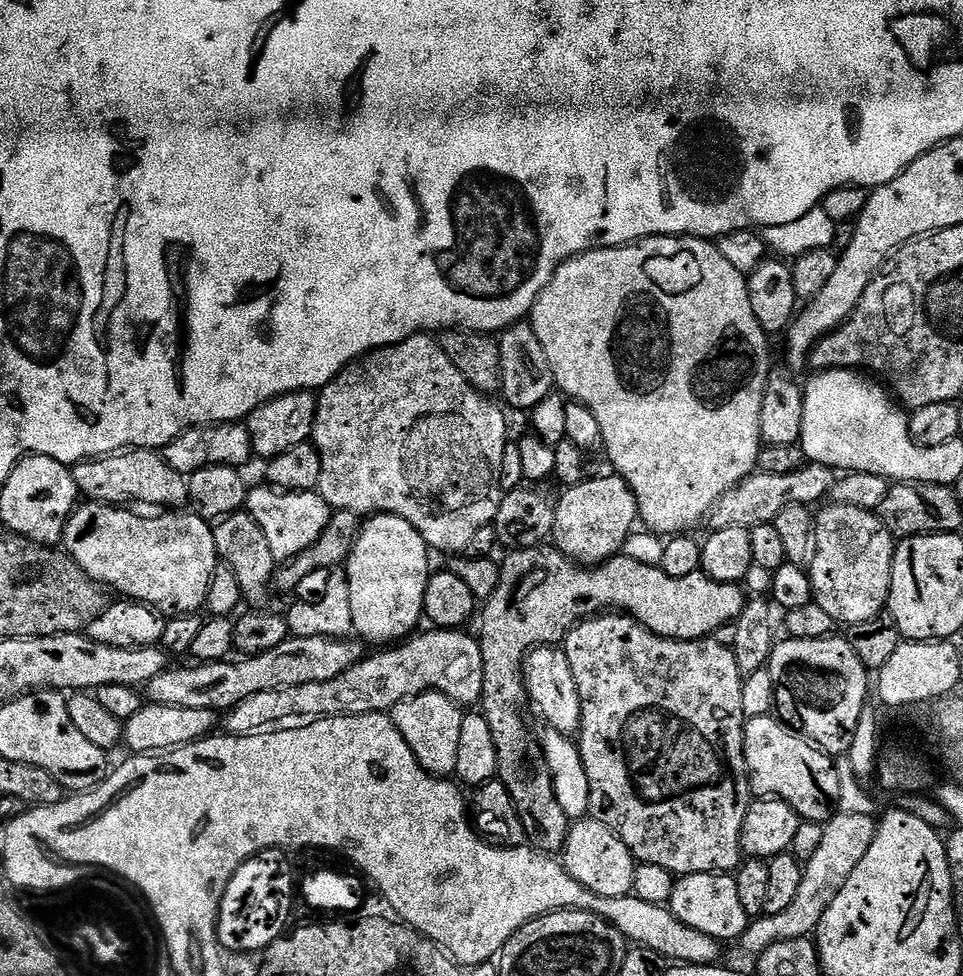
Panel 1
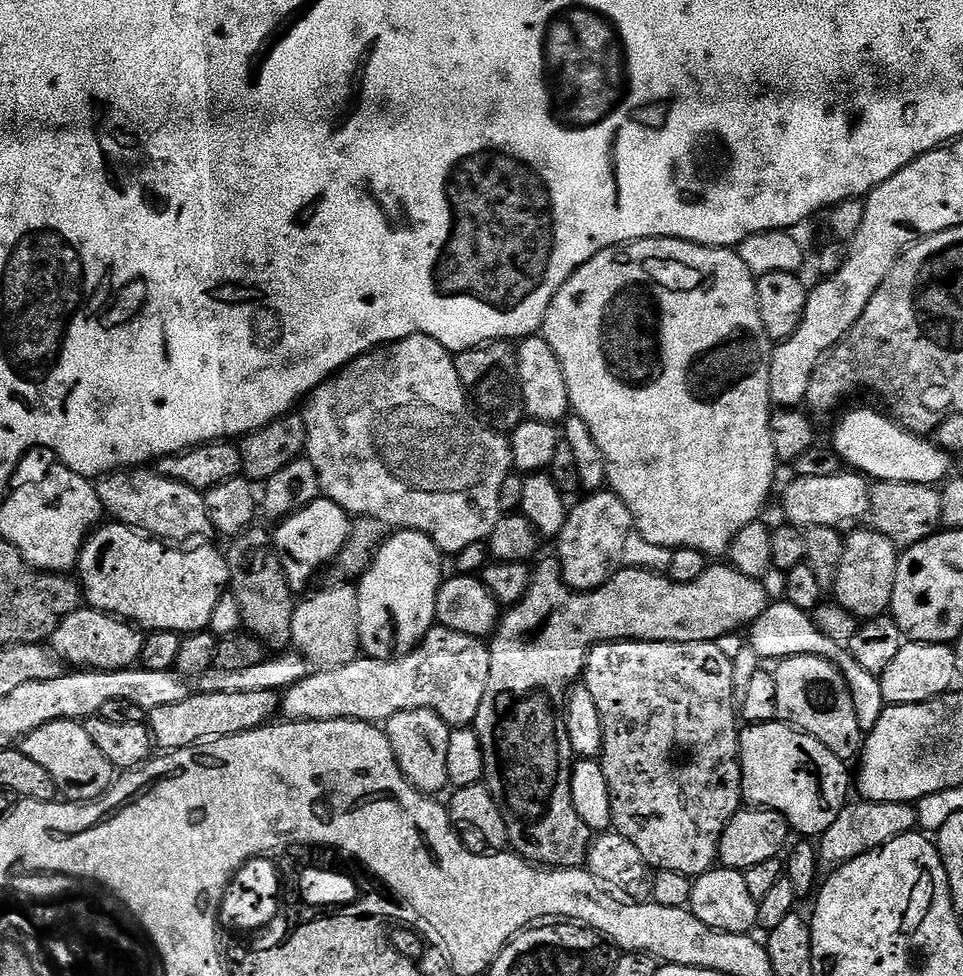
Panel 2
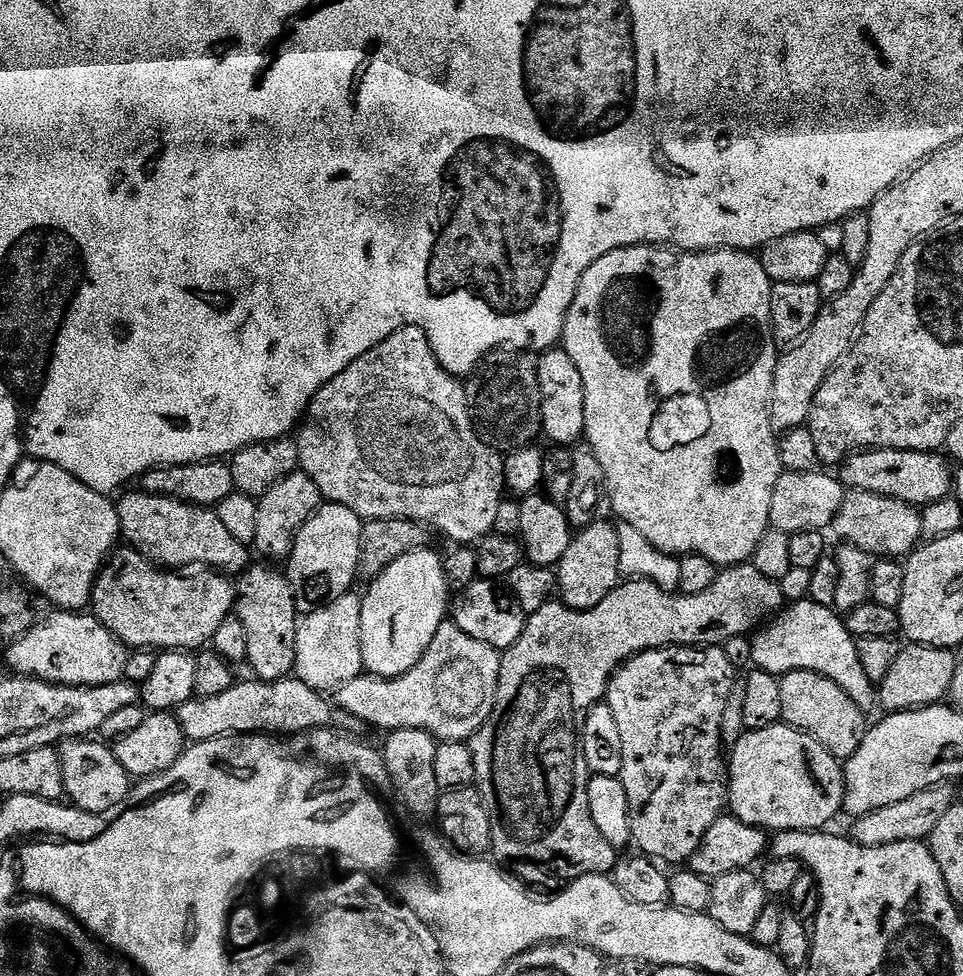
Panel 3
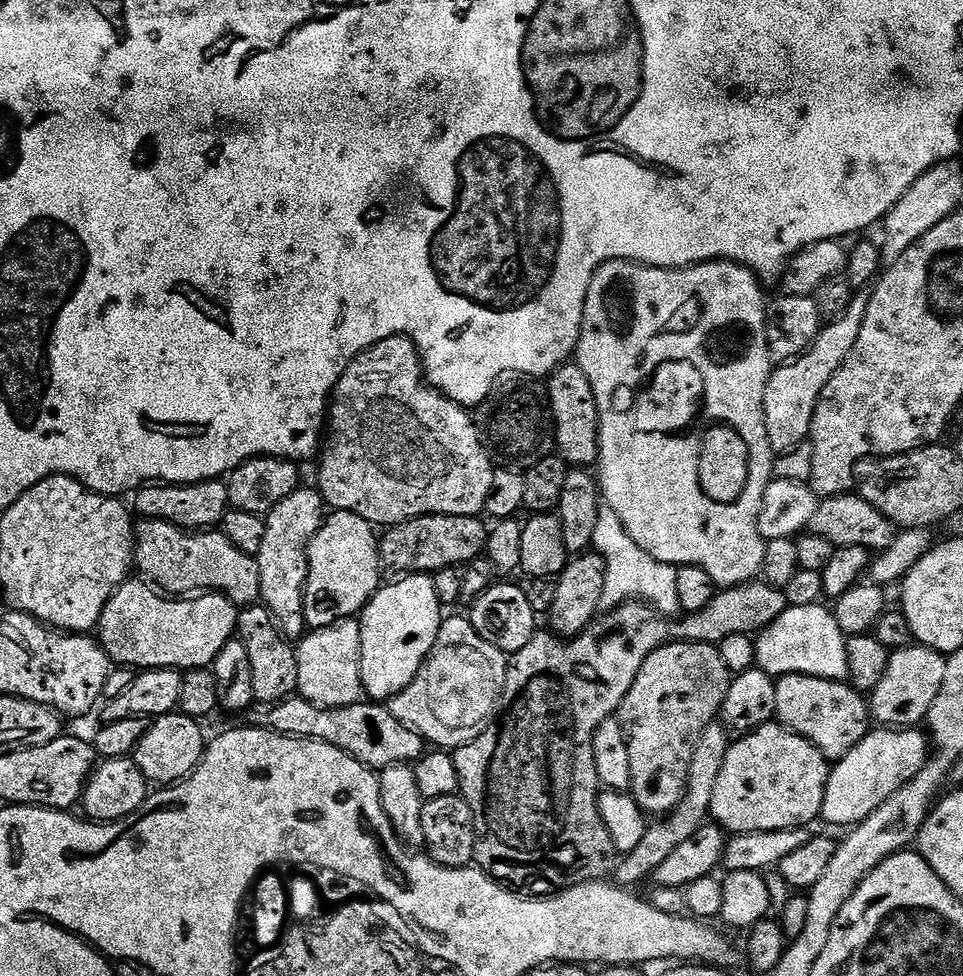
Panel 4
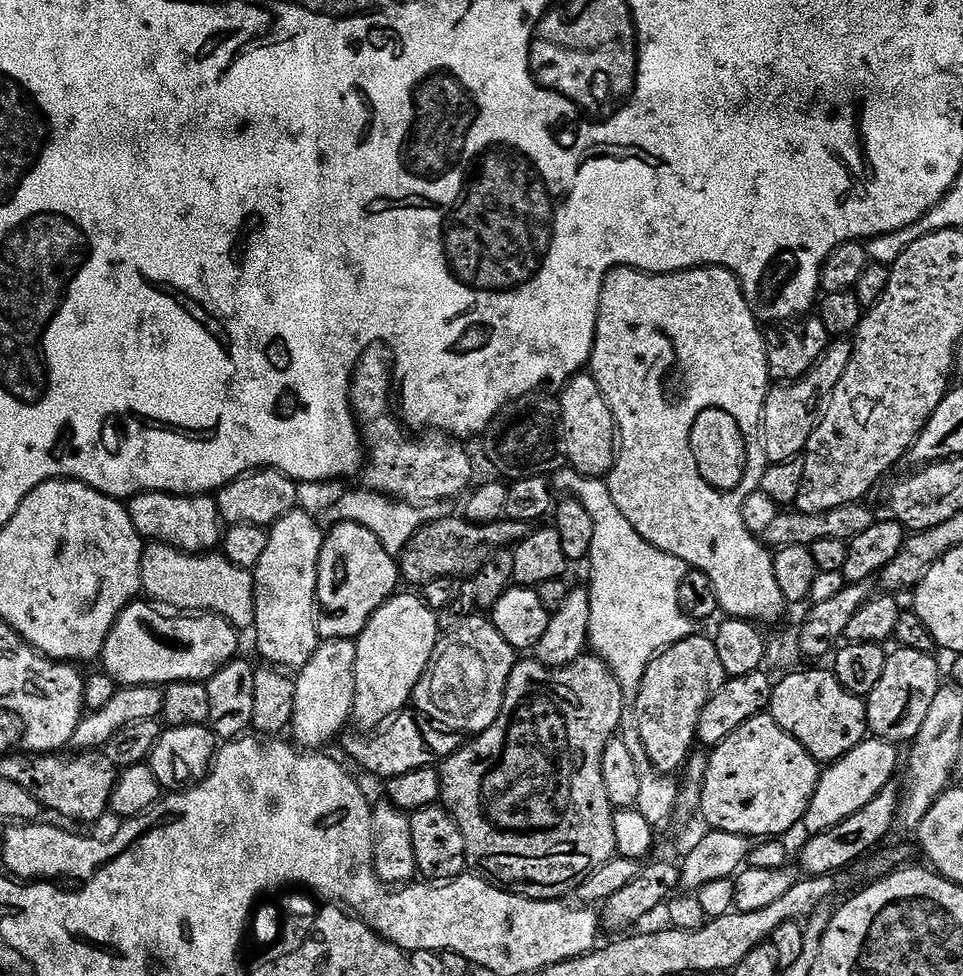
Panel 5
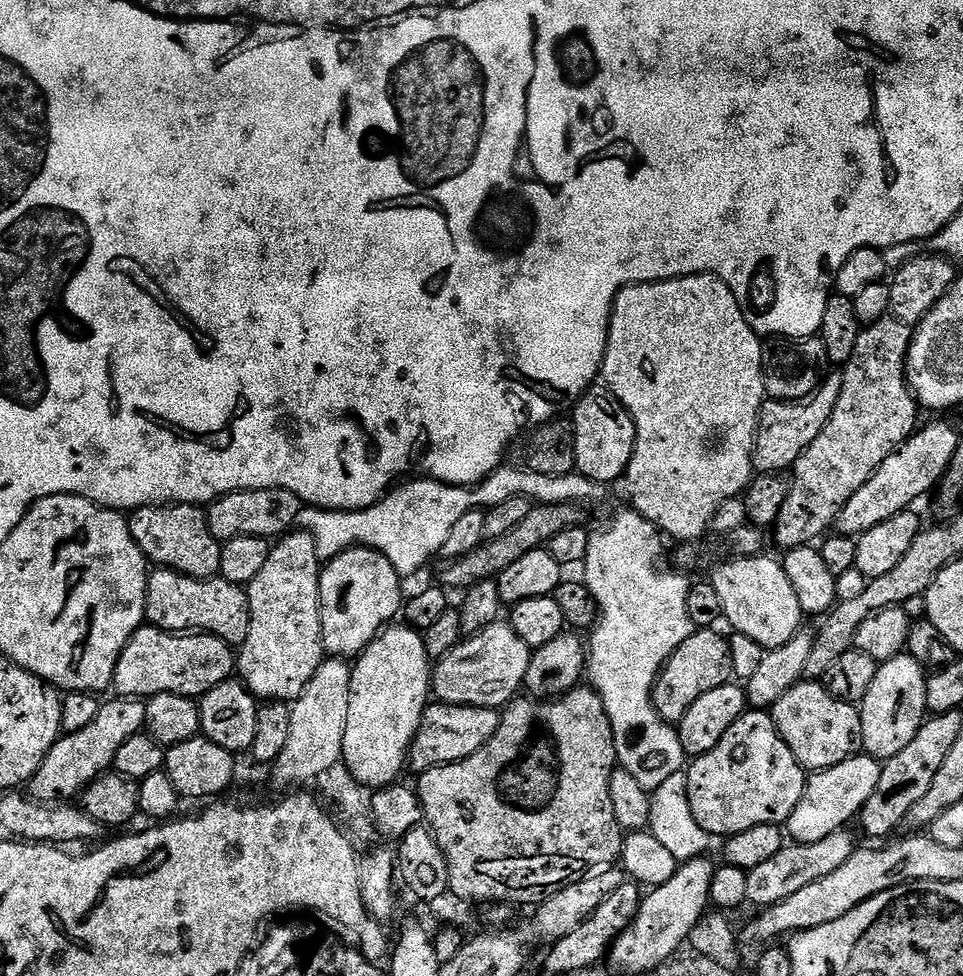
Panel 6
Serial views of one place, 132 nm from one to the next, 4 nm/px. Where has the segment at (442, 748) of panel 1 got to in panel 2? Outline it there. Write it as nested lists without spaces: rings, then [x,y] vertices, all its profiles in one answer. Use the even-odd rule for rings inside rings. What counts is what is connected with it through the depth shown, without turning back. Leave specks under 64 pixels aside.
[[[402,710],[386,722],[388,741],[402,774],[418,791],[440,794],[449,787],[446,774],[446,757],[450,750],[452,728],[434,710]]]

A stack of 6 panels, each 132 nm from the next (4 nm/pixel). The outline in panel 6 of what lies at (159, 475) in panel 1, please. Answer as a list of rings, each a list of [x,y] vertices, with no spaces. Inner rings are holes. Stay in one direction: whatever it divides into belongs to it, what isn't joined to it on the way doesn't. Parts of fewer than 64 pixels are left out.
[[[160,568],[149,575],[144,615],[149,625],[166,632],[207,634],[233,646],[244,644],[246,634],[250,634],[250,602],[241,585],[219,578],[195,580],[171,568]]]

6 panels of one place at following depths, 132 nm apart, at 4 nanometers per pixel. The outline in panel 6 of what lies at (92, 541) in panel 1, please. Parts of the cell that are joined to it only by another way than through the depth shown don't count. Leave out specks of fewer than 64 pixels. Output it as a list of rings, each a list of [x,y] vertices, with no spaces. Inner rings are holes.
[[[141,626],[130,638],[118,658],[116,673],[112,679],[115,691],[124,698],[151,698],[158,694],[178,694],[199,698],[205,696],[214,686],[229,679],[237,671],[238,660],[233,645],[216,636],[207,634],[177,634],[166,632],[155,626]]]

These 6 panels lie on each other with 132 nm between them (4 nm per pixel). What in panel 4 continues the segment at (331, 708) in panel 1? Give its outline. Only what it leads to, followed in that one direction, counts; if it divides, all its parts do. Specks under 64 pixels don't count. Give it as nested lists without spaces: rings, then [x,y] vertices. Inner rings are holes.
[[[452,616],[443,621],[438,630],[438,638],[418,670],[414,682],[406,686],[397,696],[387,701],[388,707],[410,730],[414,730],[429,745],[440,750],[455,750],[470,743],[478,734],[482,734],[494,723],[500,706],[500,697],[504,694],[504,683],[508,673],[509,657],[498,646],[490,646],[478,630],[474,630],[471,619]]]

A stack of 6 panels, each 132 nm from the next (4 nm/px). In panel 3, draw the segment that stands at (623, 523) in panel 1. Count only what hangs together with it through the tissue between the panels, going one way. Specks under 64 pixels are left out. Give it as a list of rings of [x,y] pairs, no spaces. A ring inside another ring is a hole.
[[[593,522],[587,528],[579,529],[570,542],[570,550],[560,559],[558,565],[558,596],[574,610],[590,610],[610,594],[621,583],[620,555],[618,554],[618,536],[610,523]]]

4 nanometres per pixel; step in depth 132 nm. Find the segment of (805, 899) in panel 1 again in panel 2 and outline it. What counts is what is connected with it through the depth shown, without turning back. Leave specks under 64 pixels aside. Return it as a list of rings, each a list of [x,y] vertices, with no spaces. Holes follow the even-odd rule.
[[[861,799],[859,803],[845,804],[842,814],[838,814],[838,819],[834,821],[834,826],[830,826],[830,830],[826,830],[823,836],[819,837],[818,851],[821,865],[845,864],[862,854],[874,851],[875,848],[881,848],[886,842],[911,832],[917,827],[916,809],[912,804],[874,802],[866,799]]]

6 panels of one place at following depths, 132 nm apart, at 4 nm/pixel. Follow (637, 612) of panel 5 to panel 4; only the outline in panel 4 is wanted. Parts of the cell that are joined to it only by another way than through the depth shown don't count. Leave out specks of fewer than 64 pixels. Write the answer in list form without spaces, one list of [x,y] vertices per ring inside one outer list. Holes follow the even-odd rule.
[[[604,506],[600,509],[598,526],[594,530],[594,545],[606,562],[606,586],[602,590],[601,609],[611,610],[619,604],[627,604],[629,600],[638,600],[651,604],[669,618],[680,612],[677,565],[663,564],[650,558],[650,554],[646,554],[646,550],[638,546],[630,534],[626,534],[626,526],[622,526],[612,508]]]

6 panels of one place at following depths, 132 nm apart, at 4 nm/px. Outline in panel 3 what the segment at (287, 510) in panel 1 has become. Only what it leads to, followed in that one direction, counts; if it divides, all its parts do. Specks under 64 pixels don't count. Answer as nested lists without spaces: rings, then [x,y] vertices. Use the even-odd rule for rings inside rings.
[[[321,503],[320,508],[298,530],[292,552],[286,561],[286,575],[288,585],[292,587],[292,597],[296,603],[297,613],[307,614],[342,598],[347,592],[353,591],[352,583],[358,580],[360,567],[360,543],[365,521],[361,520],[354,510],[341,504]]]

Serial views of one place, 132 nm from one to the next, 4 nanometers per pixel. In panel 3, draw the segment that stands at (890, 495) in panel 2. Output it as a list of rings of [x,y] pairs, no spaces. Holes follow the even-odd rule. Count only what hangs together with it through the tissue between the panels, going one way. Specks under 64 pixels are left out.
[[[845,491],[842,506],[832,519],[830,532],[837,536],[837,541],[858,546],[858,550],[867,552],[873,557],[907,558],[916,551],[924,534],[920,514],[919,507],[896,498],[882,497],[881,494]]]

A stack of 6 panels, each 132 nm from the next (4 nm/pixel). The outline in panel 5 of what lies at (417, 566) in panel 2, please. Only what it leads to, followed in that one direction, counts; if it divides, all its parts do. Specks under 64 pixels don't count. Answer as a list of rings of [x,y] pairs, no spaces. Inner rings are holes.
[[[397,594],[387,600],[370,618],[367,626],[355,637],[356,642],[356,685],[352,720],[360,723],[364,730],[376,730],[388,723],[393,716],[405,711],[416,695],[416,687],[434,654],[434,646],[442,635],[437,613],[426,607],[419,595]]]

